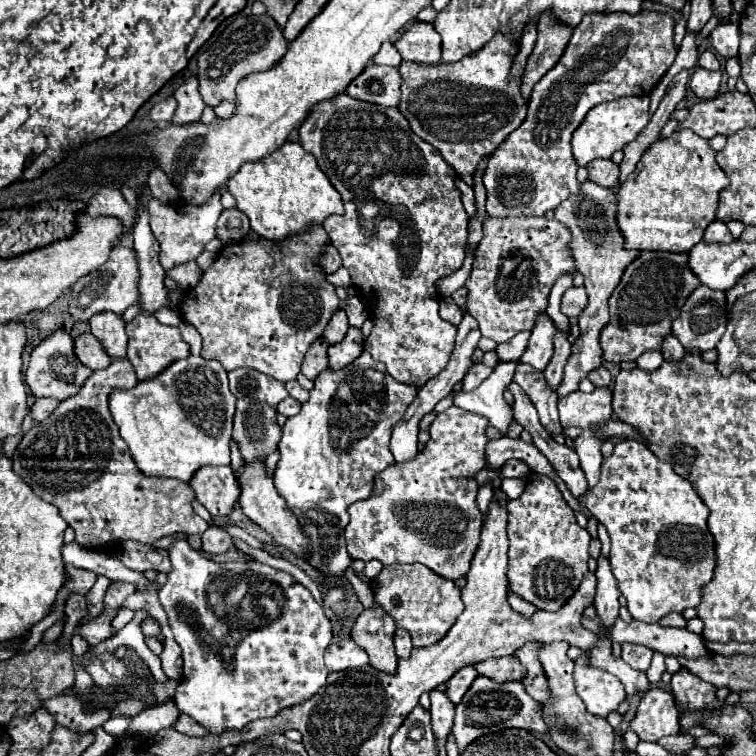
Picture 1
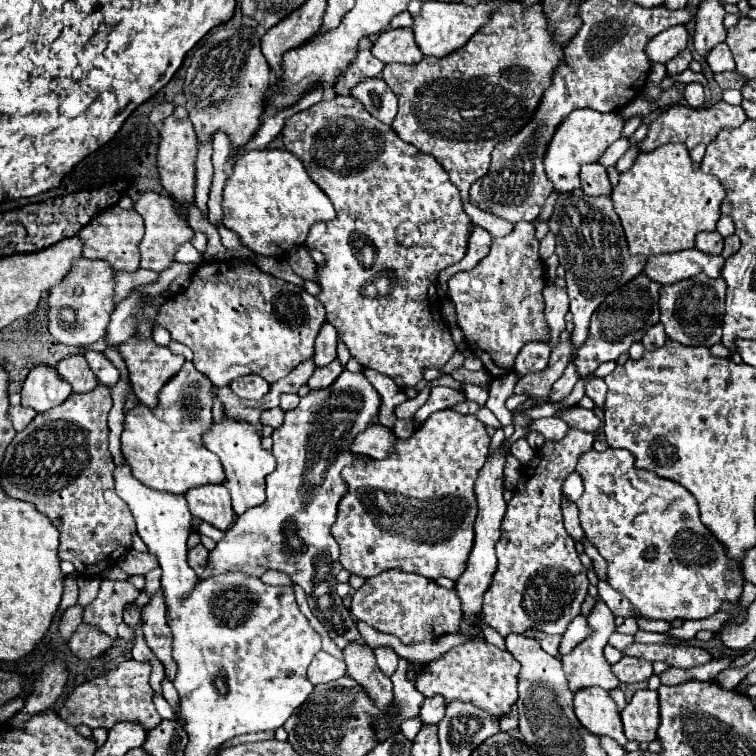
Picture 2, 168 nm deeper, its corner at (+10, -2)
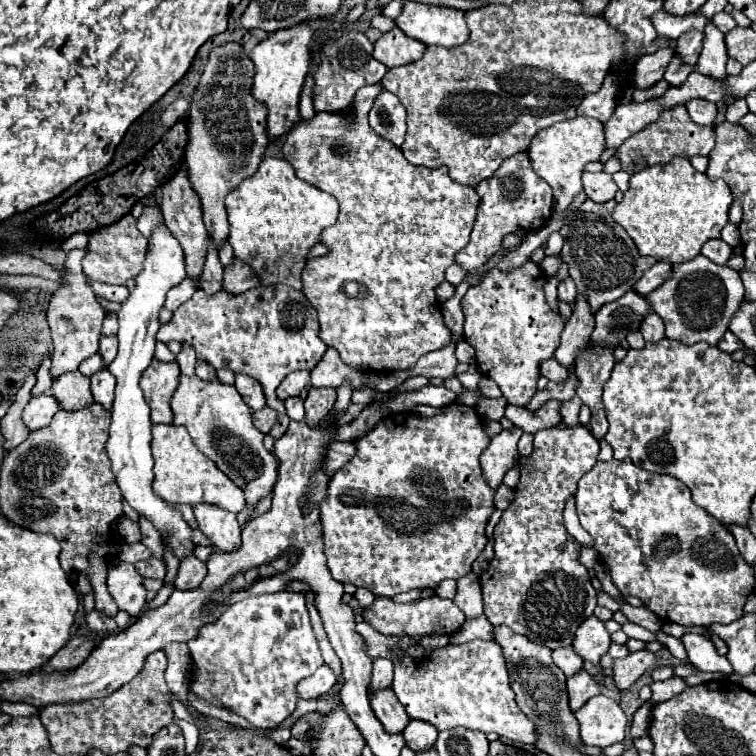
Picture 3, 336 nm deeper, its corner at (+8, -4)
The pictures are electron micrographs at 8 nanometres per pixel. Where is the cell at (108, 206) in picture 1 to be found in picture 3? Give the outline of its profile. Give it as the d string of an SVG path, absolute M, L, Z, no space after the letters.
M133 214L123 216L119 222L99 228L89 236L87 252L83 258L83 272L103 284L125 284L129 278L135 278L143 270L143 260L147 254L147 240L137 230L137 220Z

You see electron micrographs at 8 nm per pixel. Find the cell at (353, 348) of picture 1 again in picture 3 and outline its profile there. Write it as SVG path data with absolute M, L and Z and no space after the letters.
M309 388L309 394L305 398L305 418L311 426L317 426L321 418L333 408L335 404L335 388Z

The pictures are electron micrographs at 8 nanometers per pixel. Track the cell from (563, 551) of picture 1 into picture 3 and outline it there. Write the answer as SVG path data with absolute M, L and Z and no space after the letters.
M585 426L547 428L535 434L531 456L519 458L521 480L515 488L515 498L511 506L503 512L493 532L495 558L489 570L481 574L483 604L489 622L493 626L509 626L515 634L523 634L531 638L531 642L539 642L551 650L559 646L569 646L577 626L589 616L593 616L593 608L597 606L595 588L591 586L589 572L579 562L581 544L567 534L561 516L565 500L571 494L575 494L579 478L587 470L591 470L591 466L597 462L597 454L599 454L599 440Z

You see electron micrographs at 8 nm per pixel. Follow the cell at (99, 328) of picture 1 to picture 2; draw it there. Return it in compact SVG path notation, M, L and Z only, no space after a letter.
M89 350L89 352L85 354L85 358L87 358L89 368L95 372L97 382L99 382L101 386L113 388L113 386L117 384L117 380L119 380L119 370L117 370L101 352Z

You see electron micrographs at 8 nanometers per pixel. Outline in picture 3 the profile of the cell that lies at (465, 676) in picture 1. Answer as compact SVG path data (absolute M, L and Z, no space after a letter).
M411 720L405 730L403 730L405 742L413 752L421 752L427 750L435 744L437 738L437 728L429 722L419 722L419 720Z

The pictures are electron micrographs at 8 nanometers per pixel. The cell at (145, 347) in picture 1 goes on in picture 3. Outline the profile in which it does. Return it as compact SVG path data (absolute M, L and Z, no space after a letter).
M153 358L149 368L141 376L141 390L151 408L153 424L169 424L171 416L171 398L179 386L179 364L161 362Z

